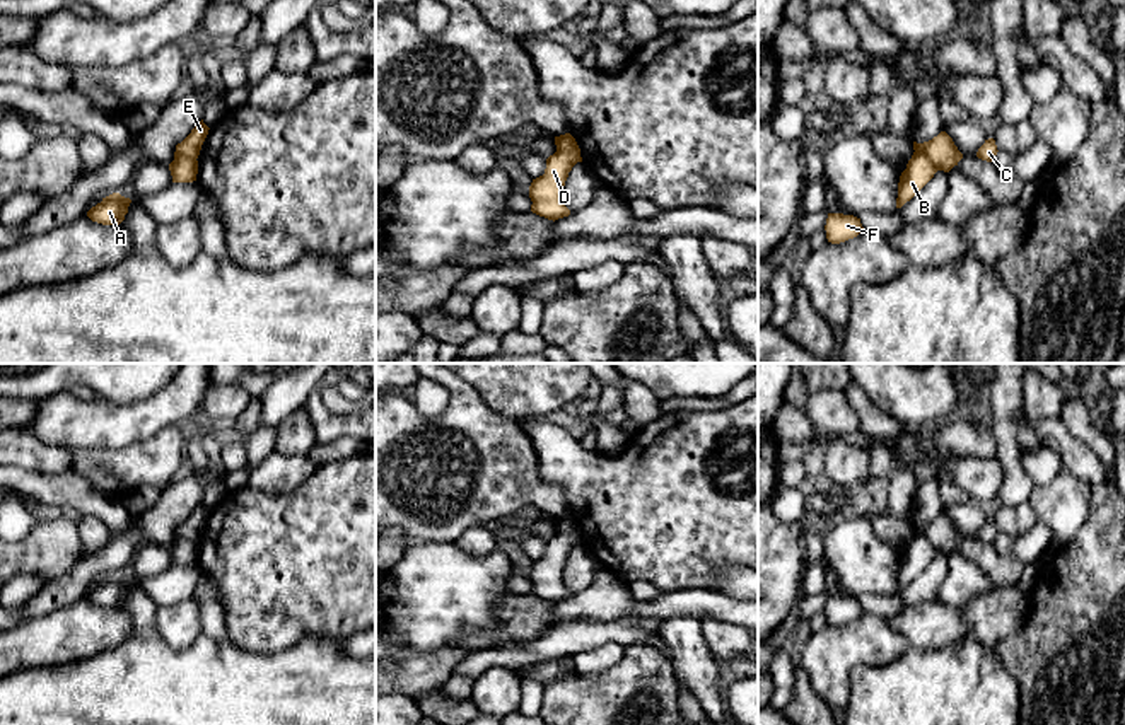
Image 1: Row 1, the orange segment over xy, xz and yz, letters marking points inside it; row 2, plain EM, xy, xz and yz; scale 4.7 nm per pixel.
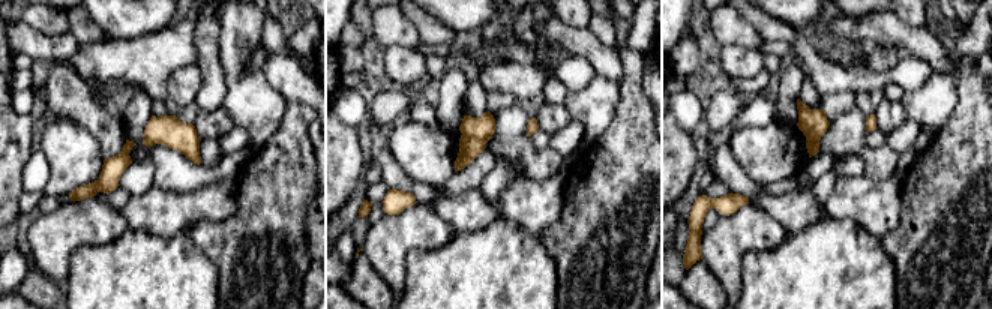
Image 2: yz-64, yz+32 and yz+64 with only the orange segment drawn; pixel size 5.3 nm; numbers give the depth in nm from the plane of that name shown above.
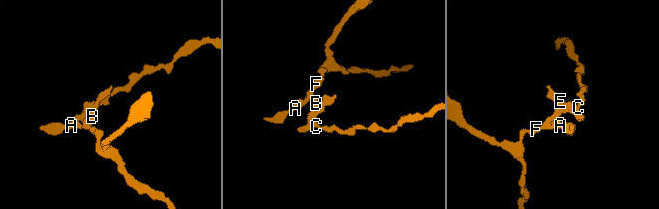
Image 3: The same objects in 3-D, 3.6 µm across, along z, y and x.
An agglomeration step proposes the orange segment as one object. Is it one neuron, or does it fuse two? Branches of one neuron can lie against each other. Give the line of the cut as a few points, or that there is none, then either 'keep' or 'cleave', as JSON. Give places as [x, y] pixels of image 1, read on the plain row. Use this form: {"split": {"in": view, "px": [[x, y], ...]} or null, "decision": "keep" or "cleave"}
{"split": {"in": "yz", "px": [[915, 533], [938, 551]]}, "decision": "cleave"}

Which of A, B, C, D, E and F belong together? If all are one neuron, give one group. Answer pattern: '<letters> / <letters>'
A B F / C D E

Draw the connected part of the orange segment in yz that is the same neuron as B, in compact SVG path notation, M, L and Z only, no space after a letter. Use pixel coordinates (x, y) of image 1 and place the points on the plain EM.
M913 534L900 558L896 590L910 583L937 554L936 548L922 536Z

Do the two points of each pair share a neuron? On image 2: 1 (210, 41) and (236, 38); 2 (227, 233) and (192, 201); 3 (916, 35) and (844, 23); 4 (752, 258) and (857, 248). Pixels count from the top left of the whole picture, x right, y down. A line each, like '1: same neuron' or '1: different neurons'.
1: different neurons
2: different neurons
3: same neuron
4: same neuron

